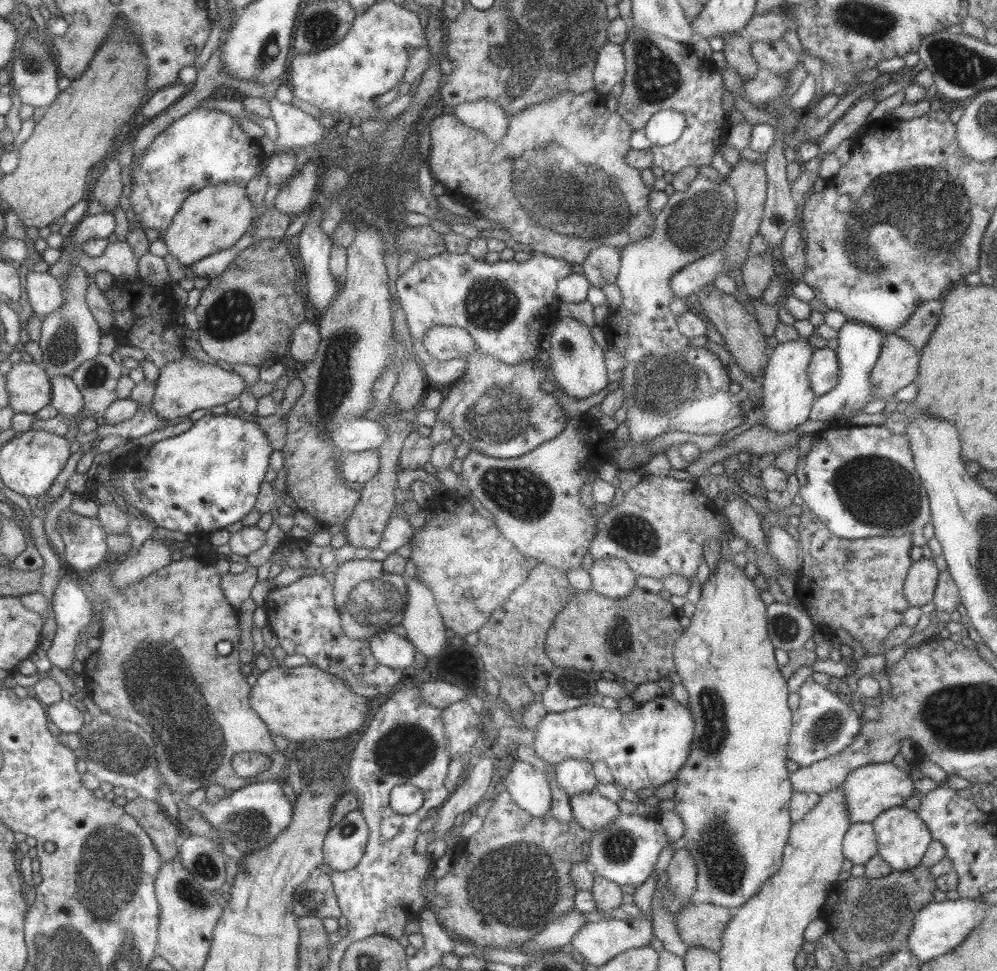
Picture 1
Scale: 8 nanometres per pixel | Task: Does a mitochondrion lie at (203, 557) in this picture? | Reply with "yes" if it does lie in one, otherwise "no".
no

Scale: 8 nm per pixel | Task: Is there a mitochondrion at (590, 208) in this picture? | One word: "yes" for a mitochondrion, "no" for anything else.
yes

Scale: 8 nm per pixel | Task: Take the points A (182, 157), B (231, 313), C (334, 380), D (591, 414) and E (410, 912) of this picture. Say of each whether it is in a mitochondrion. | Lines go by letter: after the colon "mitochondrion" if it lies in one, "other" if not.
A: mitochondrion
B: mitochondrion
C: mitochondrion
D: other
E: other

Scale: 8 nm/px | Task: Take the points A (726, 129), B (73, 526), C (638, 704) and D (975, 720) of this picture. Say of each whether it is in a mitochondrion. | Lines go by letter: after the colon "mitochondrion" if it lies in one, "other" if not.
A: other
B: mitochondrion
C: other
D: mitochondrion

